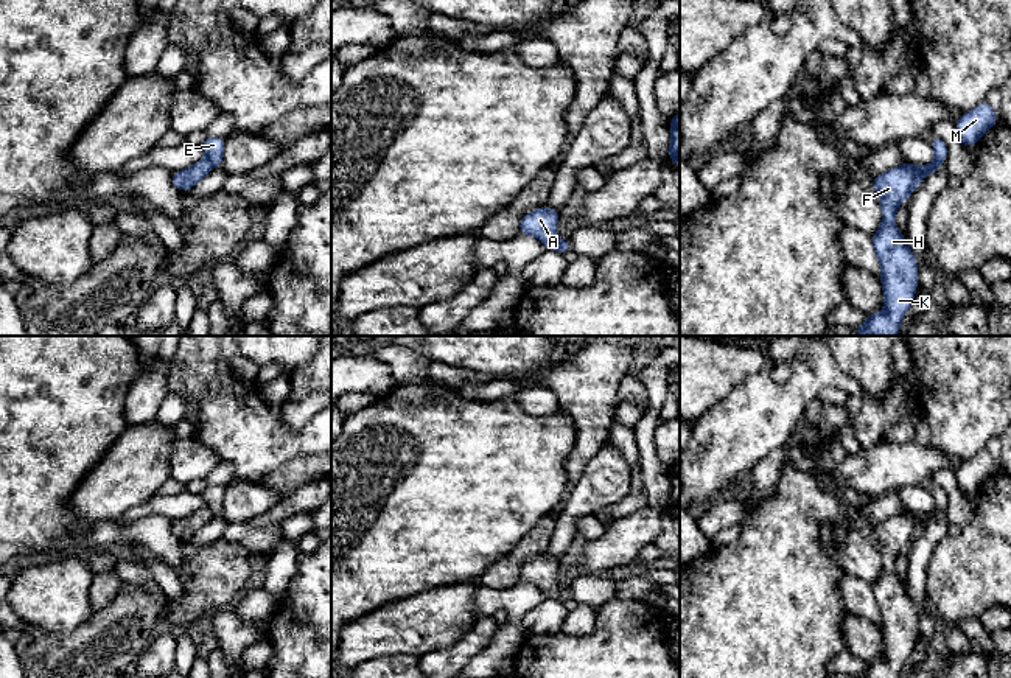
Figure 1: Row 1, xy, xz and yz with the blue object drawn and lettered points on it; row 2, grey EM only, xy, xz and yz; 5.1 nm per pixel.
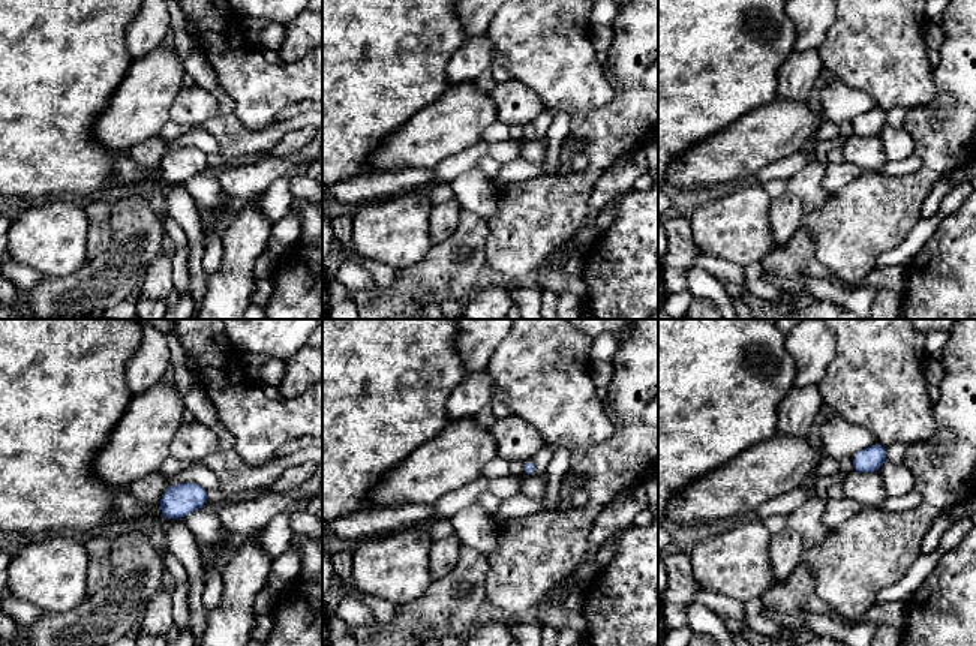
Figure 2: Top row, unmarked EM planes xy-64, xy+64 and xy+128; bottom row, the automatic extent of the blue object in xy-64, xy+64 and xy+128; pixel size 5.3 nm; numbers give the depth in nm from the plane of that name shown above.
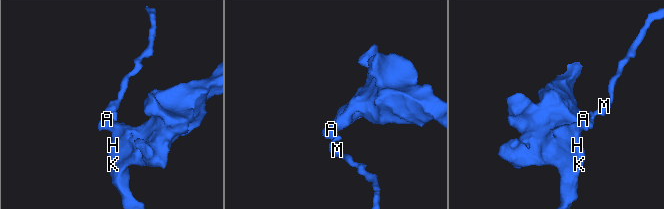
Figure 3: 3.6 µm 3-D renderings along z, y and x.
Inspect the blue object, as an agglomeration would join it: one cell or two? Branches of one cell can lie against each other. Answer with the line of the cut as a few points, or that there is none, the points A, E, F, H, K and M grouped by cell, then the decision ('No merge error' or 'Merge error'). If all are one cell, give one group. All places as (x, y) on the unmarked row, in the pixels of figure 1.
Split along xy (206, 506), (213, 513). Groups: A F H K / E M. Merge error

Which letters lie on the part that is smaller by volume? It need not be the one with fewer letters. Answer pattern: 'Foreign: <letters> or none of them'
Foreign: A, F, H, K

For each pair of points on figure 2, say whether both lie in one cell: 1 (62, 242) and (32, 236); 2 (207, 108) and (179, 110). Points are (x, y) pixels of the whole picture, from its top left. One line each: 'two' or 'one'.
1: one
2: one

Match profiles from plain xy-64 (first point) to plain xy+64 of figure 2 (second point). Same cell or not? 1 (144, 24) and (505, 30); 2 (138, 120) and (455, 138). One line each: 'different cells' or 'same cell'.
1: different cells
2: same cell

